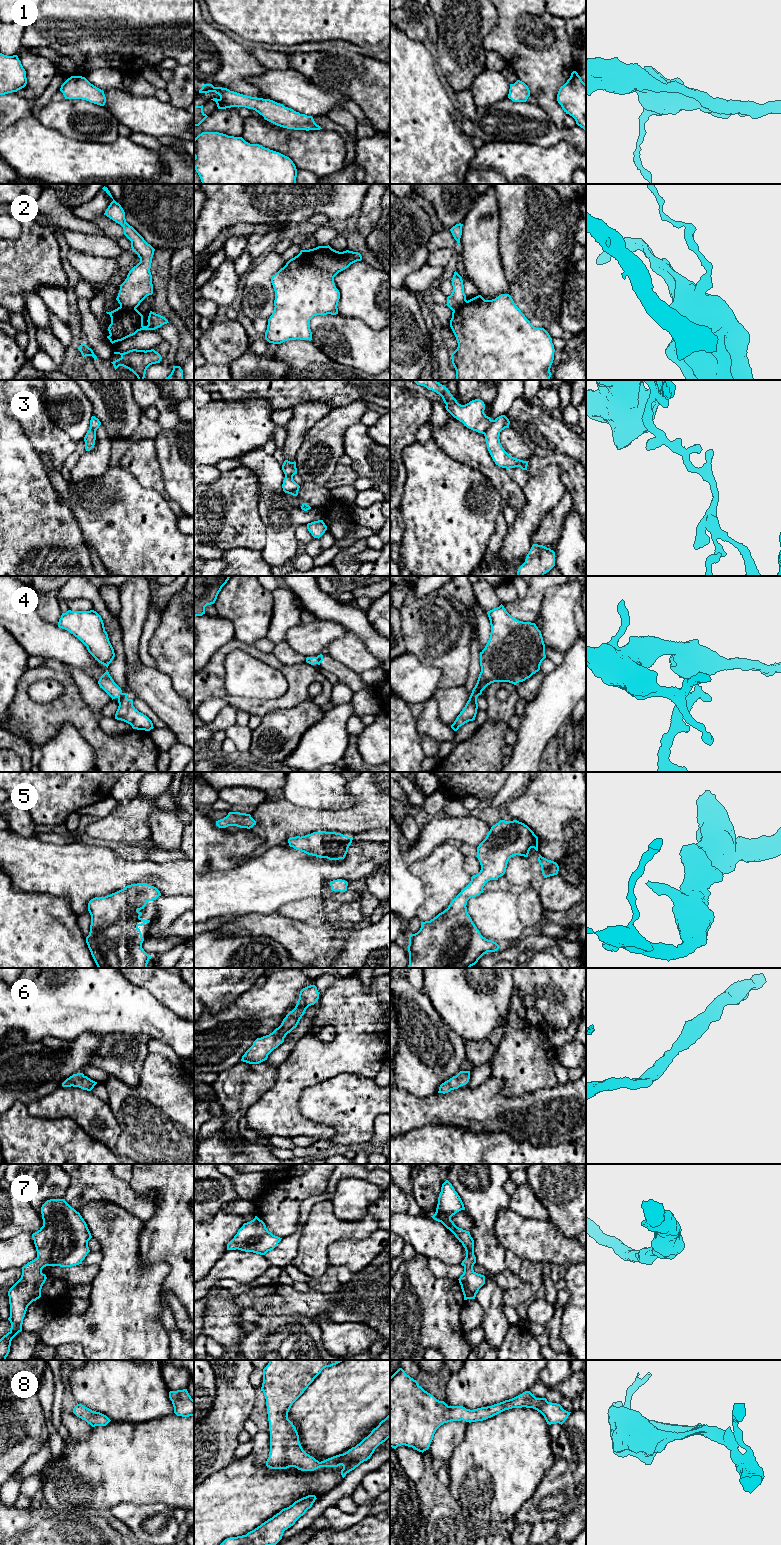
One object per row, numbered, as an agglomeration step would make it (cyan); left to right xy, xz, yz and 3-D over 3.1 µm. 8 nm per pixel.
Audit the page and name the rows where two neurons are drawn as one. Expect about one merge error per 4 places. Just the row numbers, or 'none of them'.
2, 3, 4

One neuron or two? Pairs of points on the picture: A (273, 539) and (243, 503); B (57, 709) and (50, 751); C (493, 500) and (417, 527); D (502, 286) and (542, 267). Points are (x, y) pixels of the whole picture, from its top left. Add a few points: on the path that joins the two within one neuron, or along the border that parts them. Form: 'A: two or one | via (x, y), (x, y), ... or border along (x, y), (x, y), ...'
A: two | border along (257, 508), (265, 526), (265, 545), (261, 550)
B: two | border along (72, 725), (63, 725), (40, 747)
C: one | via (474, 503), (457, 506), (436, 527)
D: two | border along (502, 260), (510, 294)

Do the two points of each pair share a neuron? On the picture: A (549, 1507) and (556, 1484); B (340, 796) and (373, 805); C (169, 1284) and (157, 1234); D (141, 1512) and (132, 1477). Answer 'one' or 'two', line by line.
A: one
B: two
C: one
D: two

